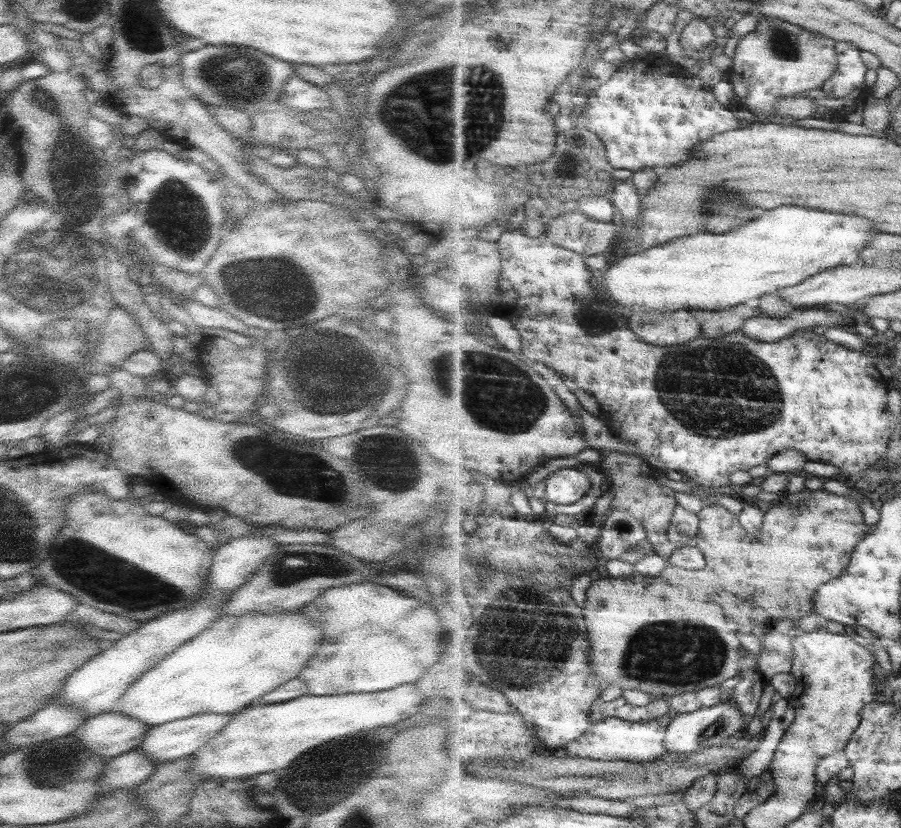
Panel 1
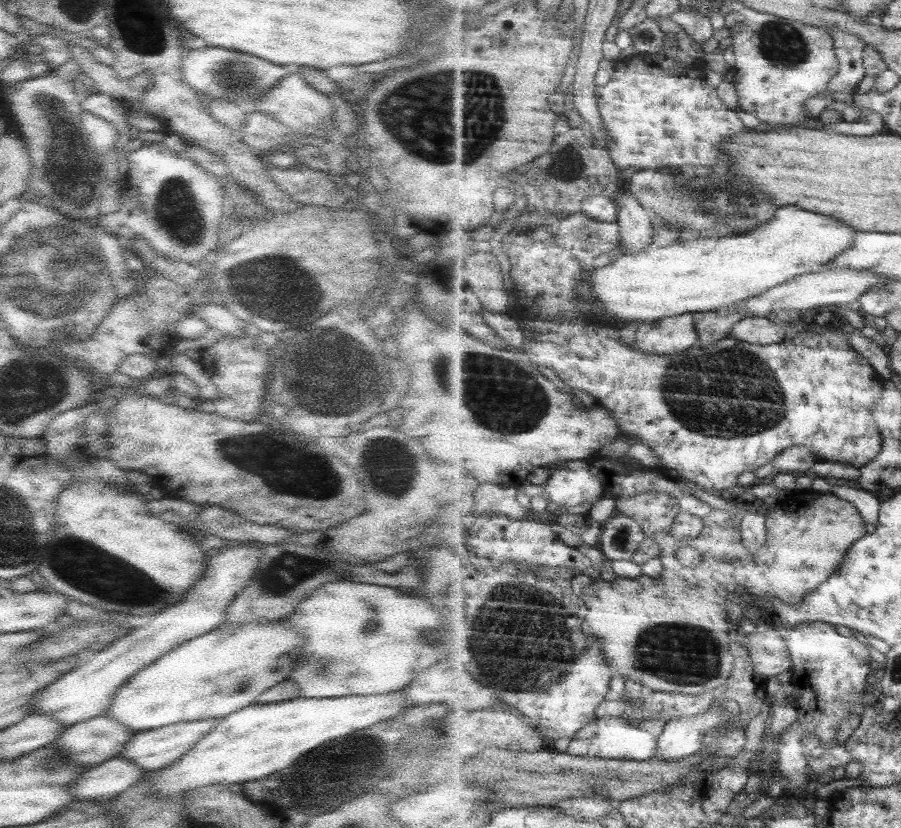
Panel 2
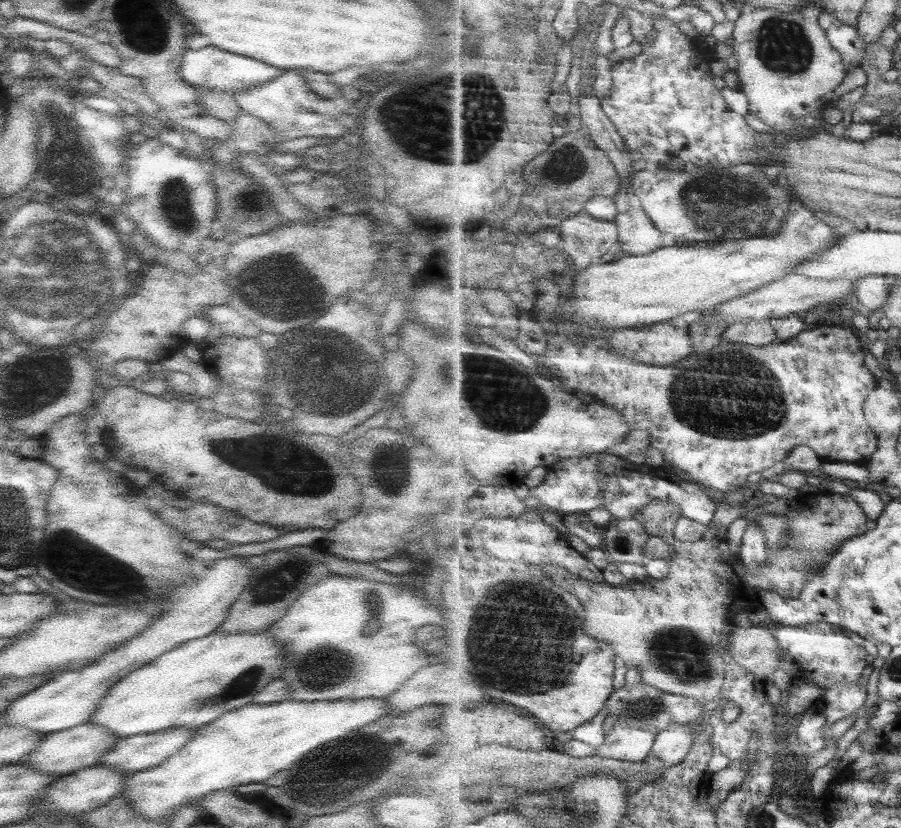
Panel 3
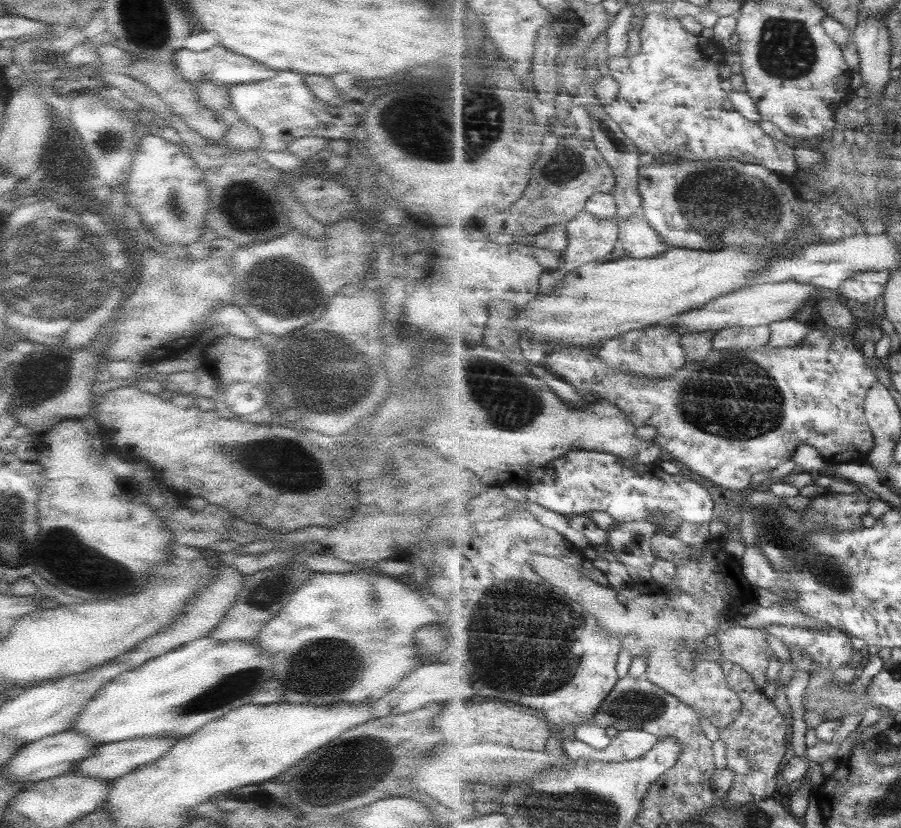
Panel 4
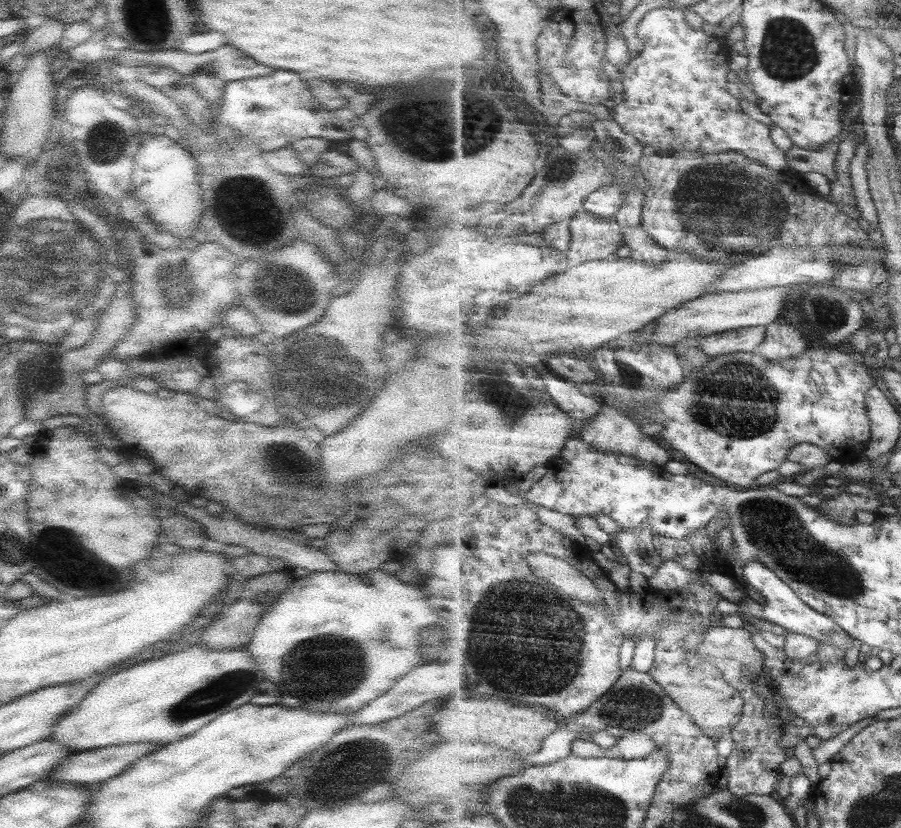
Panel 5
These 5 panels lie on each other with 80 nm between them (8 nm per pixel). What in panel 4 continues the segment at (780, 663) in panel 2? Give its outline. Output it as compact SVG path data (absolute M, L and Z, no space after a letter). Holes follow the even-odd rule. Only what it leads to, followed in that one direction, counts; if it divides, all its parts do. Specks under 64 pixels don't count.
M731 624L717 633L721 652L725 660L731 660L743 666L751 676L757 688L767 686L767 671L770 665L769 635L762 627L743 628Z

